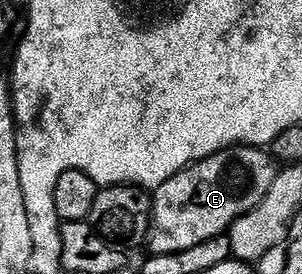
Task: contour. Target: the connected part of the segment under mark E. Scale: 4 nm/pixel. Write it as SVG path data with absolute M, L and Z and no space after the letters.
M237 146L221 148L213 156L197 160L195 164L174 174L174 178L155 189L152 196L152 221L146 237L146 243L152 247L151 255L190 250L190 246L198 246L210 238L225 235L235 220L254 210L254 206L258 206L258 202L270 194L270 186L274 186L277 171L278 164L271 151L260 146Z

